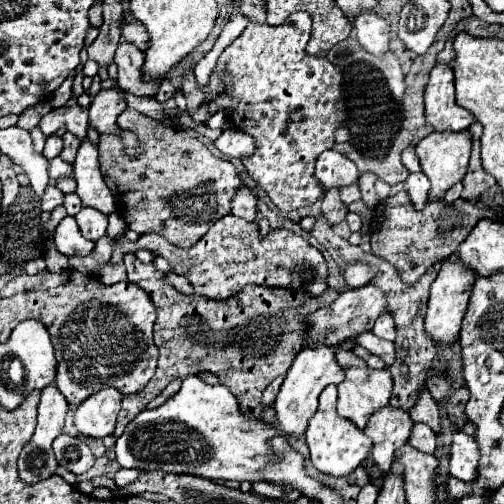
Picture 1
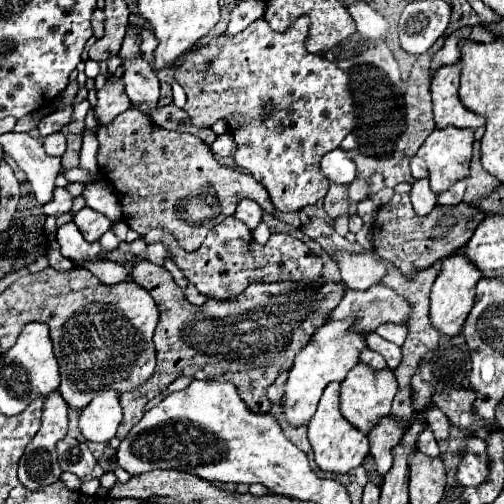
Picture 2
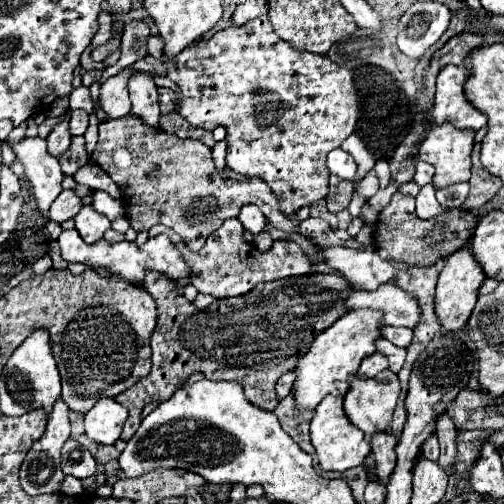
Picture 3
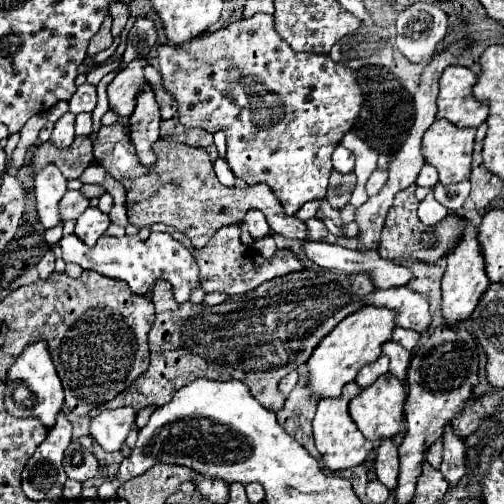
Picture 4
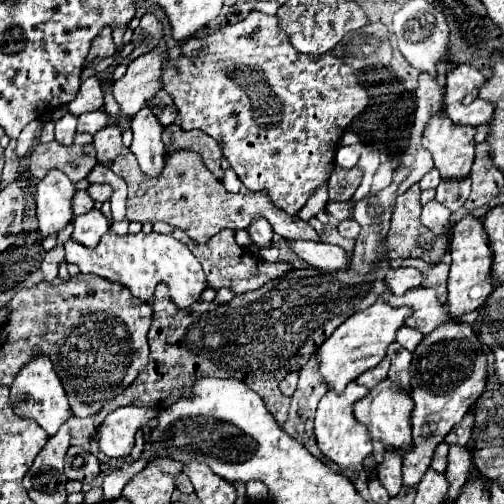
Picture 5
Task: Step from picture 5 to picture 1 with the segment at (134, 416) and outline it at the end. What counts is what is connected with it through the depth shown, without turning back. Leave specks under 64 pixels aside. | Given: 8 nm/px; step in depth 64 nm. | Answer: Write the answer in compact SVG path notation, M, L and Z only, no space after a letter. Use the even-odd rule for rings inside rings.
M104 388L86 400L74 410L74 424L80 434L102 438L114 432L116 416L120 412L122 394L116 388Z

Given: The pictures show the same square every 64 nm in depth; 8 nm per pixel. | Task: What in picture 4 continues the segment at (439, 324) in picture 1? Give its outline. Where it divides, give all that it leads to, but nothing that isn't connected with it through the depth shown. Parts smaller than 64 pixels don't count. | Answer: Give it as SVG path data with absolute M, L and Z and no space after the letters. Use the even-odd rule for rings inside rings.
M468 222L460 244L448 254L448 266L442 276L442 316L444 316L446 326L458 326L460 322L468 320L470 314L474 312L480 296L488 288L488 284L490 284L490 280L484 272L484 260L480 254L476 226L472 226Z

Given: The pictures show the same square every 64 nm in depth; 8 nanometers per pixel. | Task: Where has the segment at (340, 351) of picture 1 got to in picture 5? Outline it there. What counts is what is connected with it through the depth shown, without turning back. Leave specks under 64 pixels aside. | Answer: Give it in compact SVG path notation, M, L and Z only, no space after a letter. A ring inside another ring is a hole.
M384 378L380 380L378 386L374 386L368 396L358 400L354 404L354 418L368 428L368 434L372 436L374 442L374 456L380 462L384 454L384 446L394 446L398 452L408 450L412 446L410 438L410 410L412 410L412 398L406 390L402 390L398 384L392 380Z

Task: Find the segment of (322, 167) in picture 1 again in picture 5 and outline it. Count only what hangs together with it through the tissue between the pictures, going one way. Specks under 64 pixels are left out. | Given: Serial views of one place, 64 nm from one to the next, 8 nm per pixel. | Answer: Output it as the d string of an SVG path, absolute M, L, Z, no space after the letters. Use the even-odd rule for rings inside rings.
M354 144L354 146L340 146L338 152L336 152L336 166L344 168L344 170L350 170L356 166L358 162L358 156L360 156L360 144Z

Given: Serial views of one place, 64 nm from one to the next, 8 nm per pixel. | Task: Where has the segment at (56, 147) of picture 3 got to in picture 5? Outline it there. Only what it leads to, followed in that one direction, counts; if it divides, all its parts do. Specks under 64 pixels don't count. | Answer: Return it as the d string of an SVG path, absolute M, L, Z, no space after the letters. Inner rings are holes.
M64 114L60 120L56 120L56 142L60 144L72 144L74 134L76 134L76 116L74 114Z

